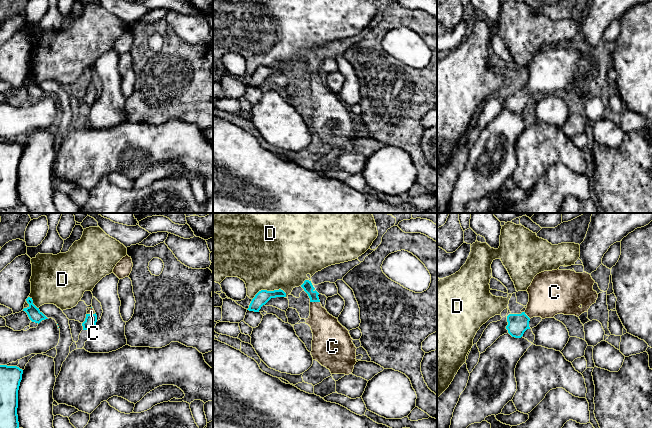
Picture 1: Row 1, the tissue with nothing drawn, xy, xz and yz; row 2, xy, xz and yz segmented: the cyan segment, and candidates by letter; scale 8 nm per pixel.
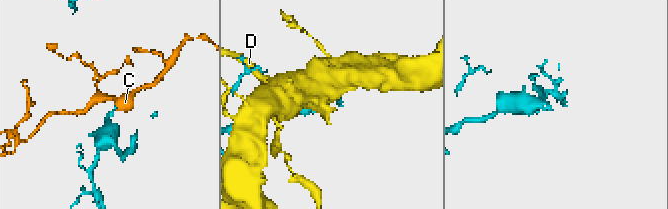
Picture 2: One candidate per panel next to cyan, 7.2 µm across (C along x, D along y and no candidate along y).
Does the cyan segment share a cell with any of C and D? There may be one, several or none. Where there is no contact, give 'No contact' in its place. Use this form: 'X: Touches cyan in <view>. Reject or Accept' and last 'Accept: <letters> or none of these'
C: Touches cyan in xz. Accept
D: Touches cyan in xz. Reject
Accept: C

